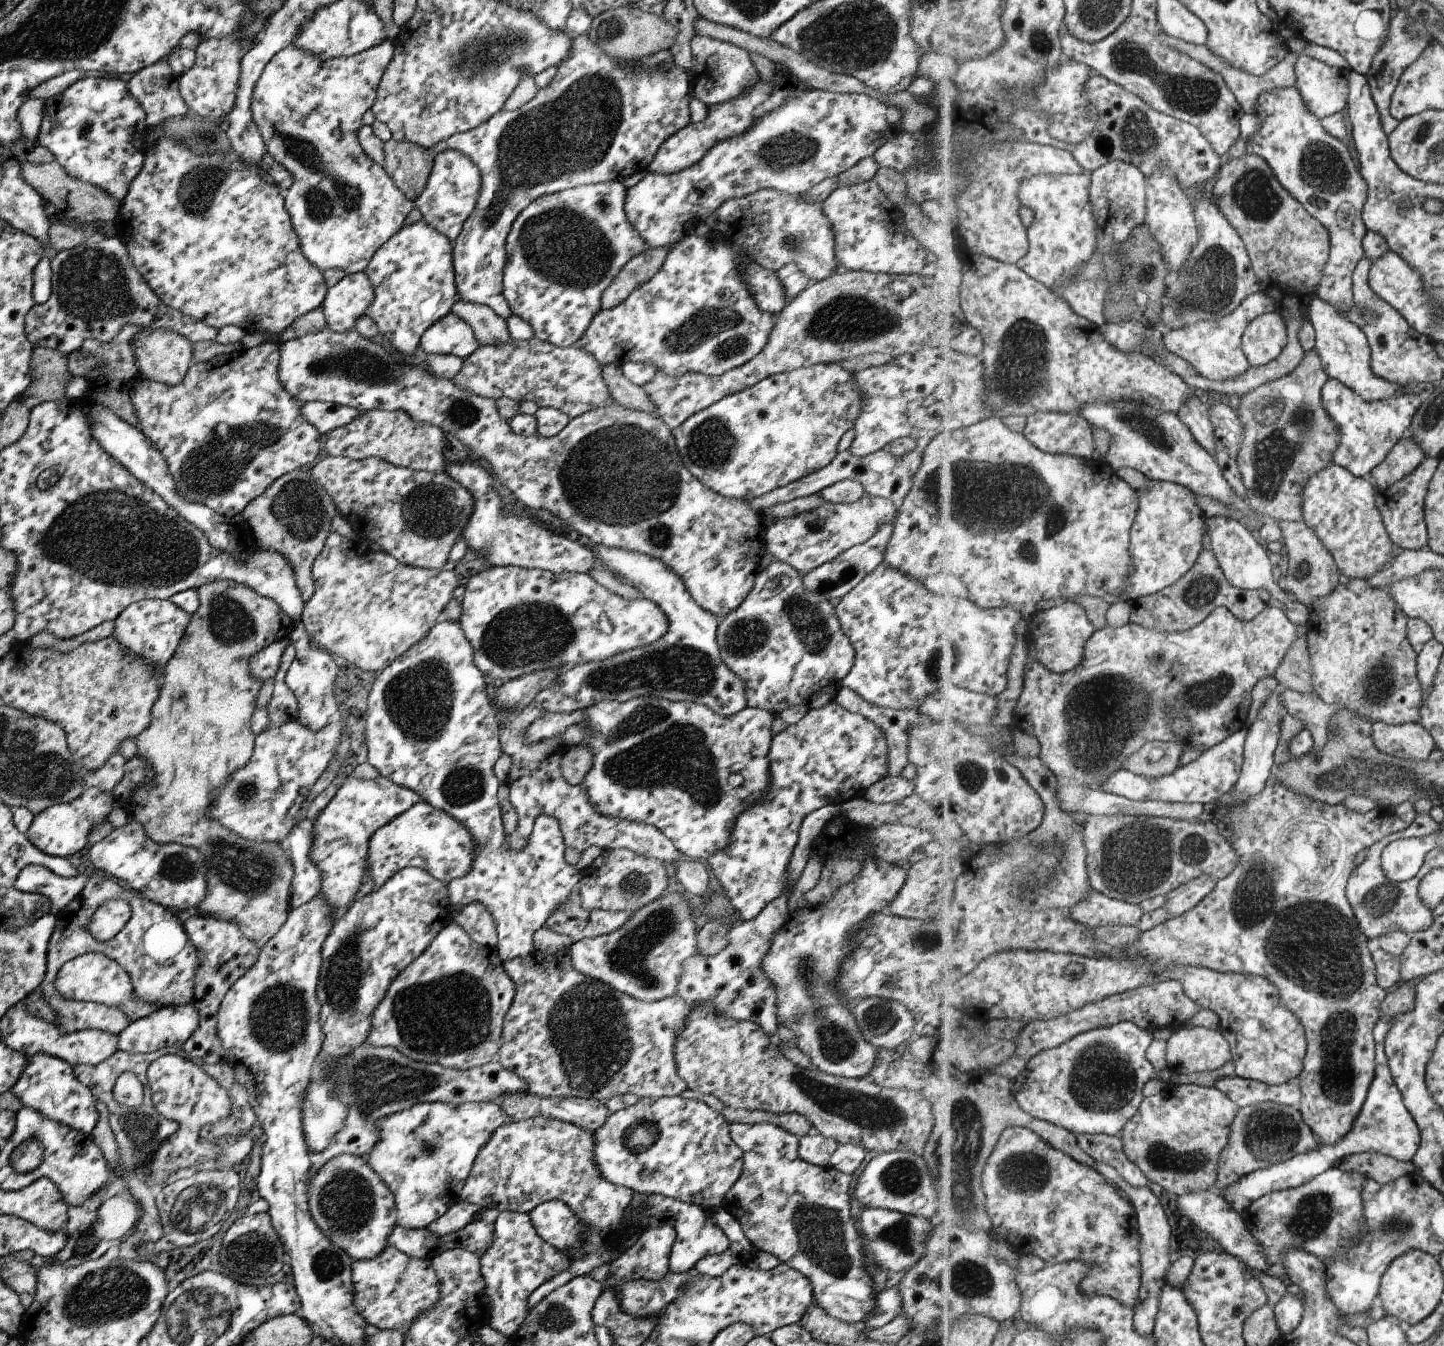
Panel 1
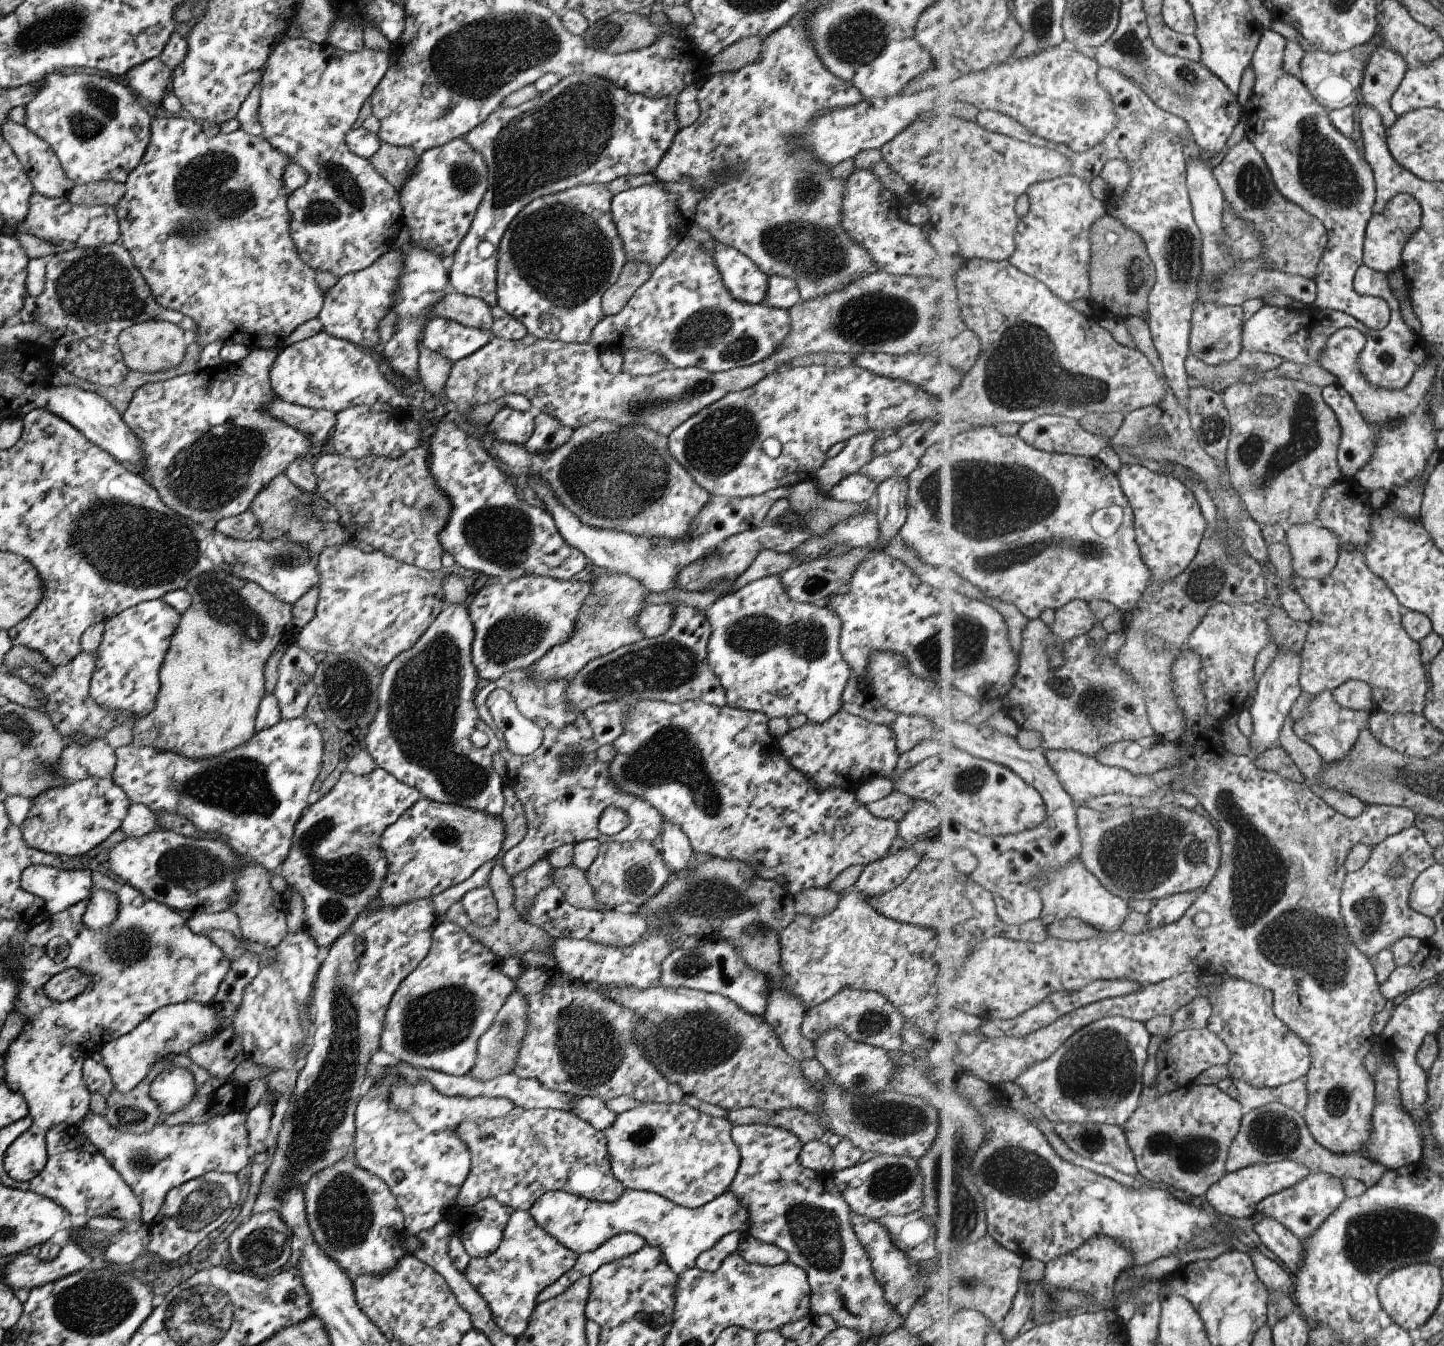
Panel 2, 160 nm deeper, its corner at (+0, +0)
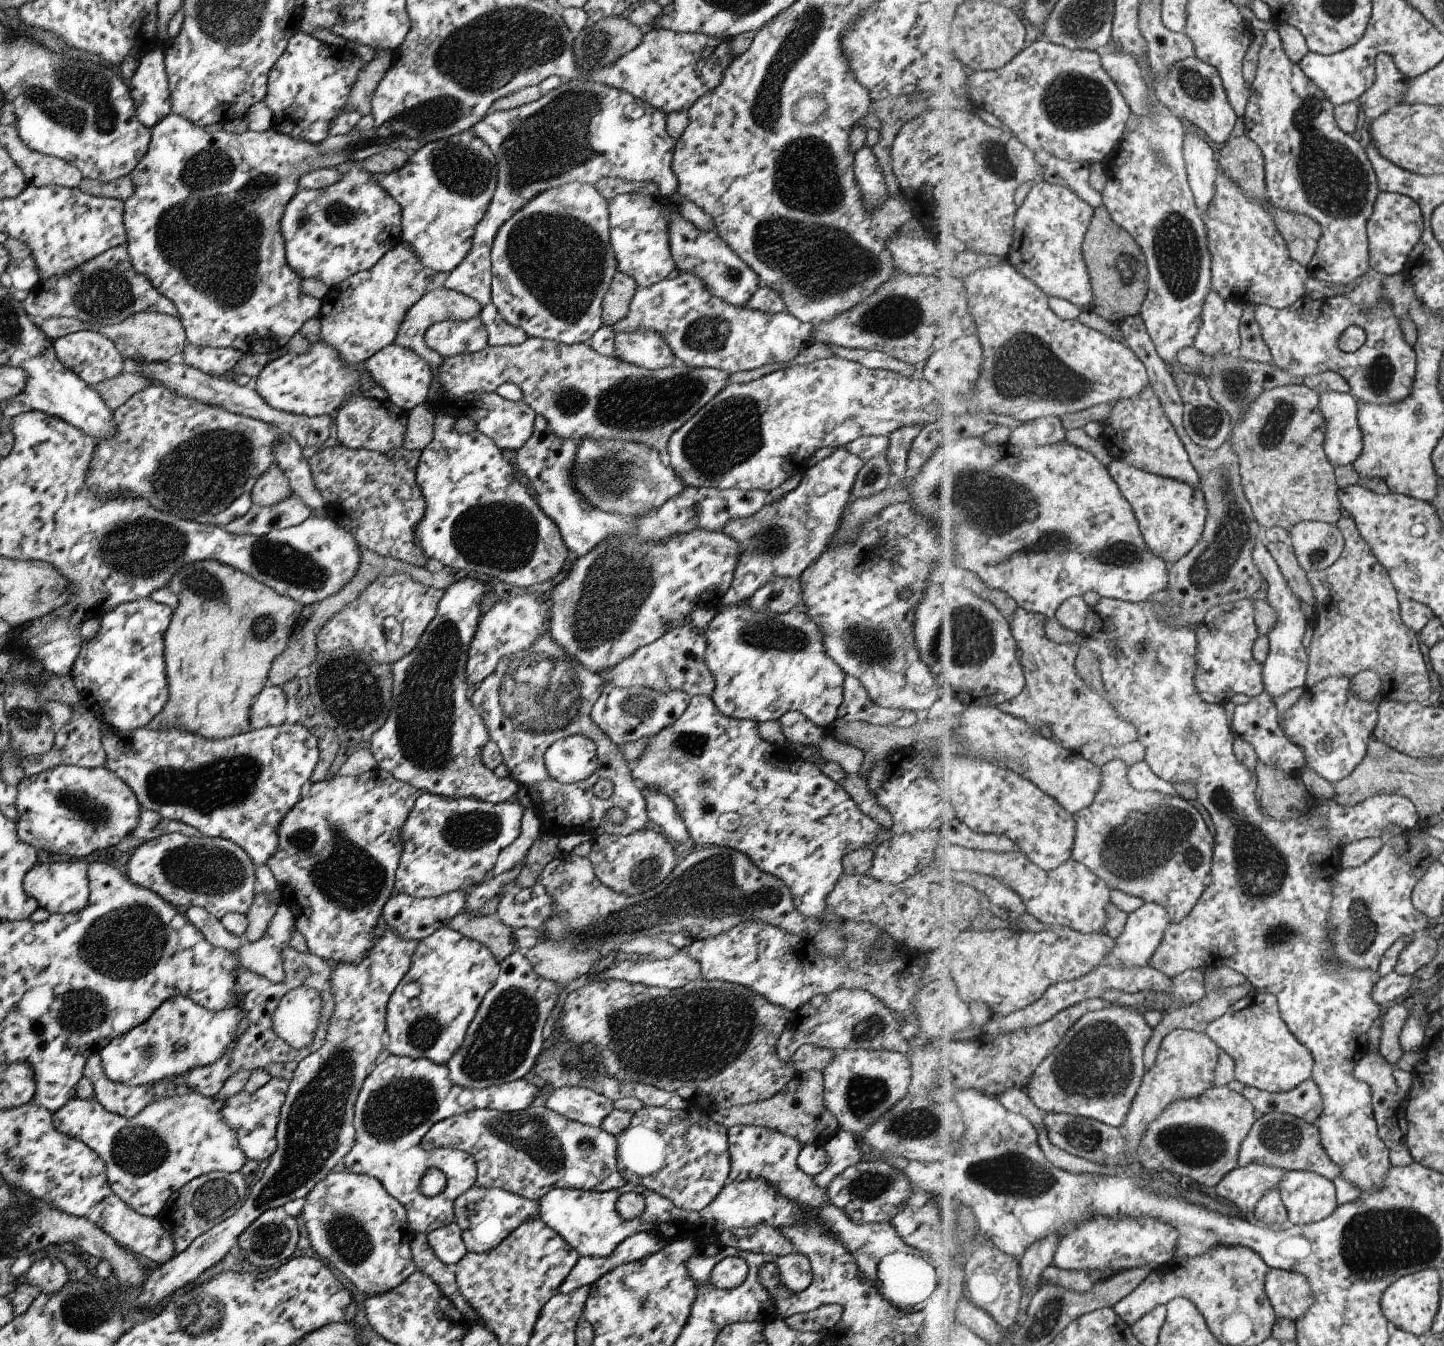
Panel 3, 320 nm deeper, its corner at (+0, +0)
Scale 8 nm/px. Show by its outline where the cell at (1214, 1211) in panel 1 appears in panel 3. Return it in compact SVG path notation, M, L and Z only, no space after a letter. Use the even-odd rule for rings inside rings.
M1272 1268L1266 1291L1279 1321L1291 1319L1296 1324L1316 1301L1309 1279L1290 1270Z

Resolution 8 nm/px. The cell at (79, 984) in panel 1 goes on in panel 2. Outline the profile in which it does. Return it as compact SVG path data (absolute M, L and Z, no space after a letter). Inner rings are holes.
M63 969L42 986L43 992L57 1002L69 1000L88 985L90 977L78 969Z

